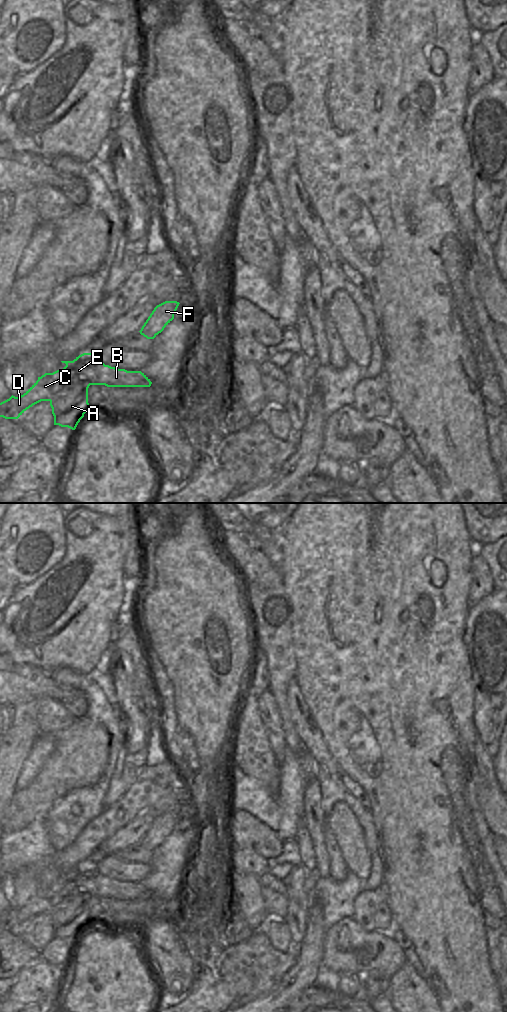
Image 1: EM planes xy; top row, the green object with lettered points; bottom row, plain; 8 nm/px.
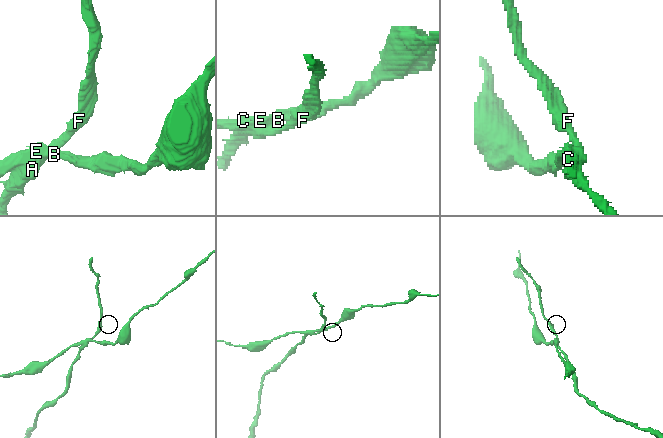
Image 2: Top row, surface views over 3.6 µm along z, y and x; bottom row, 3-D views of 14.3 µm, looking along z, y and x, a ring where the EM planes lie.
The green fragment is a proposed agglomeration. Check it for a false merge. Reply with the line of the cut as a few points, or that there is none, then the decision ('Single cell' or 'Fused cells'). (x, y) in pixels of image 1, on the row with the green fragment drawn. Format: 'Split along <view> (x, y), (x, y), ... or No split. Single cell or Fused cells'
Split along xy (89, 385), (67, 386), (49, 400). Fused cells.

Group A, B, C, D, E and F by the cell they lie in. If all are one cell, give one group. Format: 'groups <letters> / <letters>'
groups A F / B C D E

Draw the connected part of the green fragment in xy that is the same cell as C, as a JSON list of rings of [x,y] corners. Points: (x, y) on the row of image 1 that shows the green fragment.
[[[83,353],[73,361],[61,361],[66,366],[53,373],[45,373],[21,396],[11,396],[0,403],[0,417],[18,419],[27,409],[41,401],[50,401],[57,393],[67,387],[77,385],[105,385],[107,387],[150,387],[152,382],[141,371],[127,371],[105,365],[94,353]]]

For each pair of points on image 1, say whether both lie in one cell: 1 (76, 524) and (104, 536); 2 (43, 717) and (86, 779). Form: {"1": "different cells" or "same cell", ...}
{"1": "same cell", "2": "different cells"}

